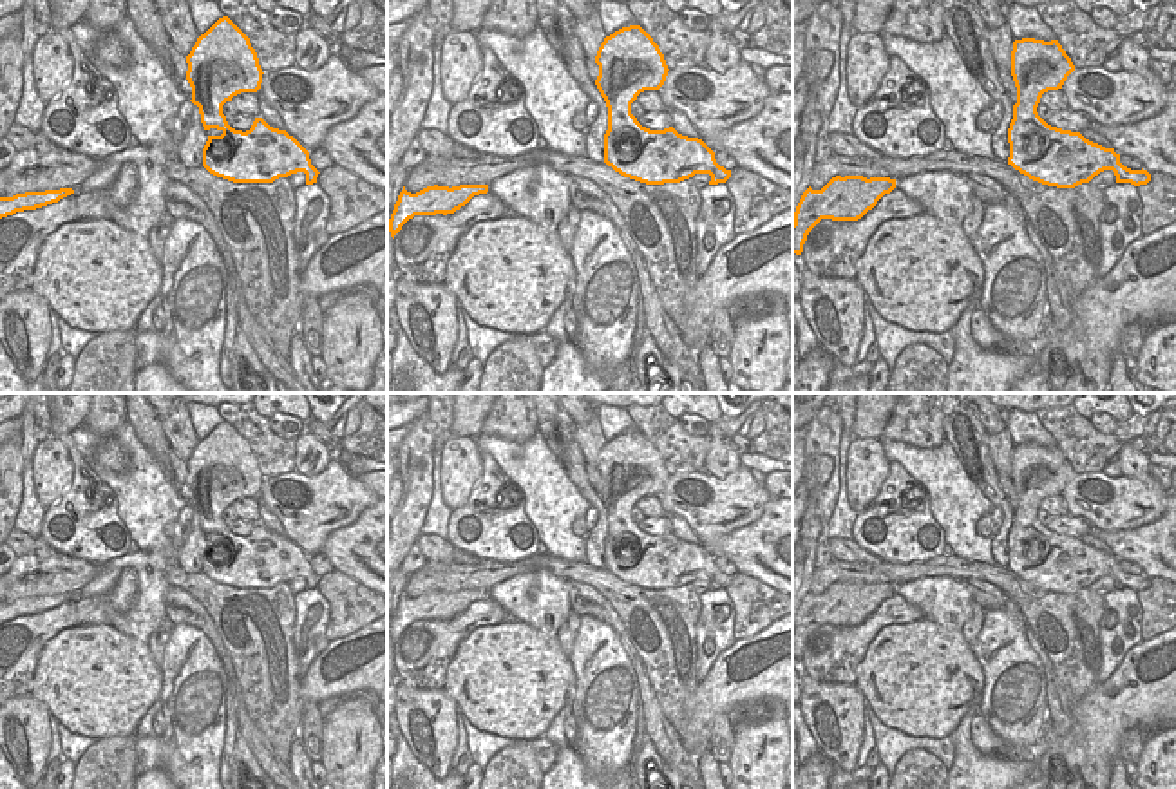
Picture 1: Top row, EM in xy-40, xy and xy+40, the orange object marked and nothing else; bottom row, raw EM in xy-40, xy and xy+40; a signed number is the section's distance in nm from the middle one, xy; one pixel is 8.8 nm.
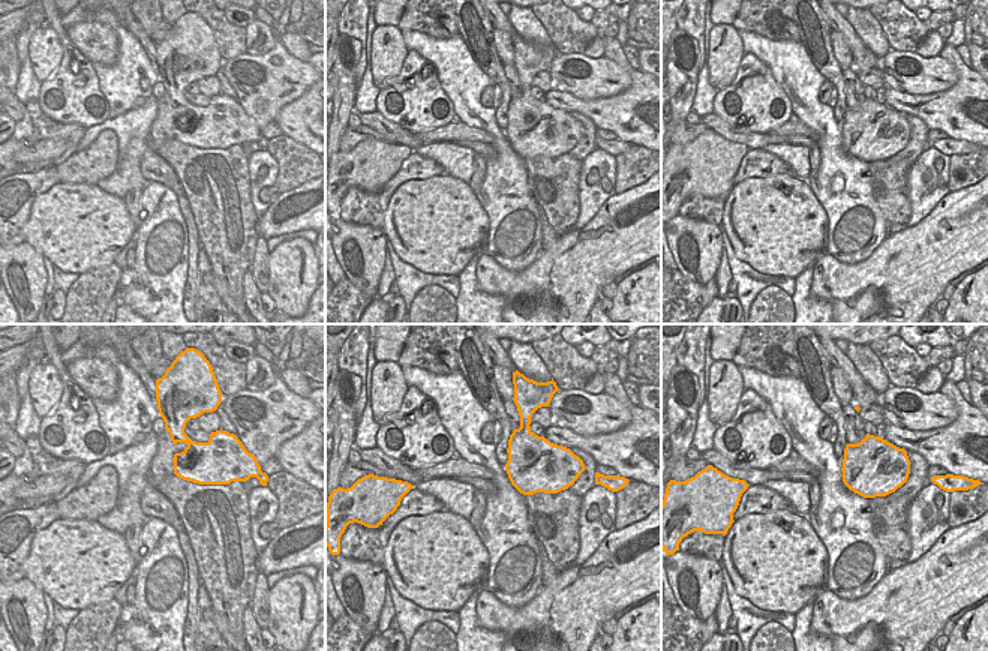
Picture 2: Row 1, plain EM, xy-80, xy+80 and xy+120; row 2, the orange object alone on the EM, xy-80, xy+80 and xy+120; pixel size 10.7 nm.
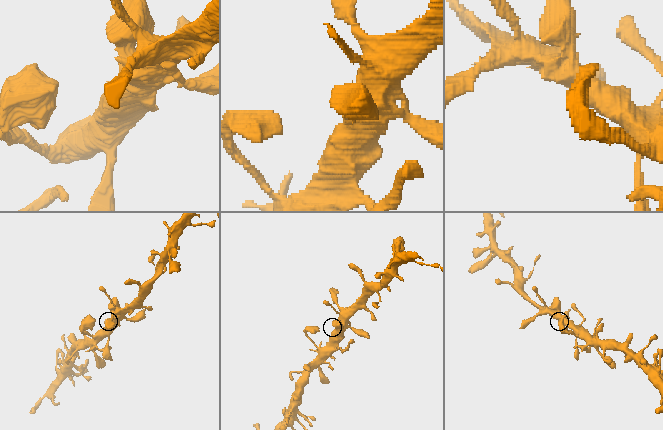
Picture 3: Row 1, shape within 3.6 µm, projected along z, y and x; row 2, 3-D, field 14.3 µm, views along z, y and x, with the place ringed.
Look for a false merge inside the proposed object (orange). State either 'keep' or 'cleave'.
keep

